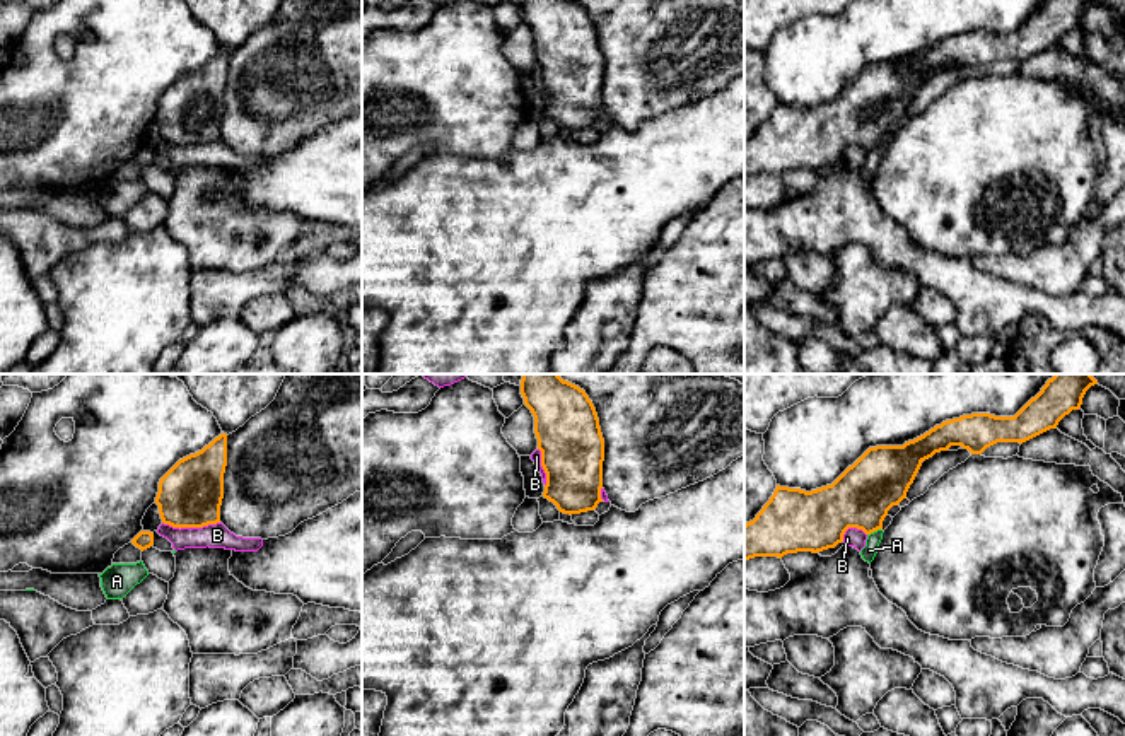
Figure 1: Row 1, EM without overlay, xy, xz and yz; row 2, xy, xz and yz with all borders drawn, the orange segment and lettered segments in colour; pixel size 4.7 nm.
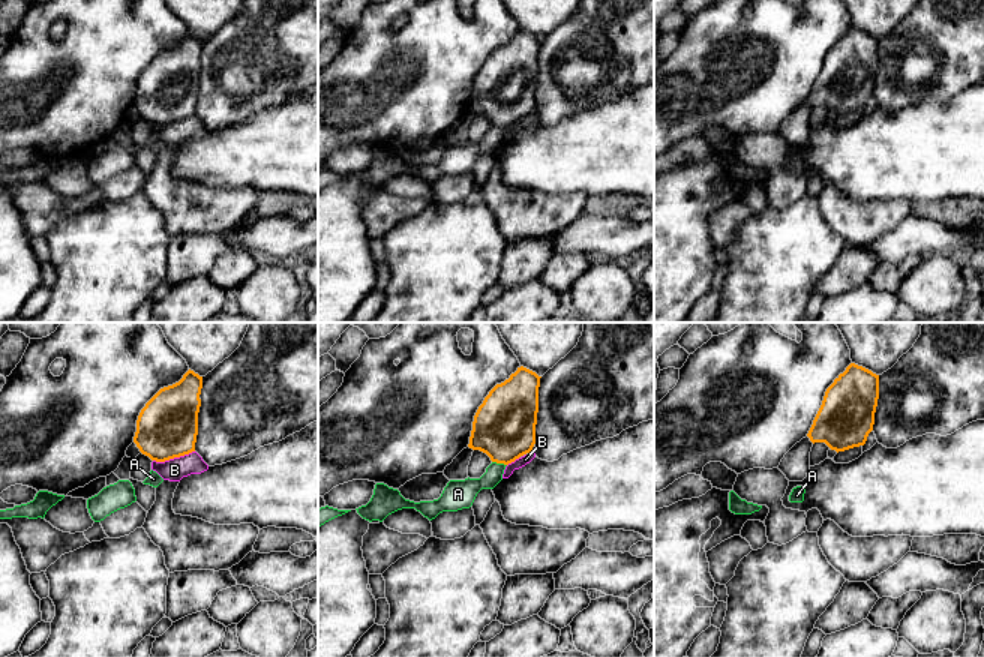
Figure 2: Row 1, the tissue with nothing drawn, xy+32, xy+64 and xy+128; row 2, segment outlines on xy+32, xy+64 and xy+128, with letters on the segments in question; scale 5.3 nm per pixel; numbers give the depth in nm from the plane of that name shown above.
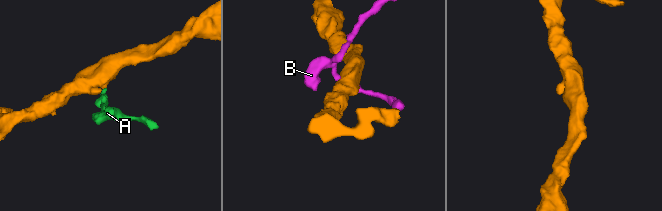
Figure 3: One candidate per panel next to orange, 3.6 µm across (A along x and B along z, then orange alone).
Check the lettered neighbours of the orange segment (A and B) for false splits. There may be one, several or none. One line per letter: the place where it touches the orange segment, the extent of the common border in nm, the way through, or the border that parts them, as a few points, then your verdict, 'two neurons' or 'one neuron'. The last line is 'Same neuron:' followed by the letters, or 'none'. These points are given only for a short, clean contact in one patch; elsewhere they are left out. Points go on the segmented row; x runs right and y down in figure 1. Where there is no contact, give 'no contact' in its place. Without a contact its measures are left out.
A: yz (874, 530) | 80 nm | two neurons
B: xy (192, 526) | 280 nm | two neurons
Same neuron: none

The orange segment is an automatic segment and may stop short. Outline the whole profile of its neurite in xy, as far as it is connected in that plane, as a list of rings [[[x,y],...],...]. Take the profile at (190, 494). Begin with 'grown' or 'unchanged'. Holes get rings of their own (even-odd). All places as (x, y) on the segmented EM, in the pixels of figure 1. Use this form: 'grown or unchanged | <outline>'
unchanged | [[[227,434],[179,459],[159,482],[155,504],[164,524],[203,528],[220,523]]]

